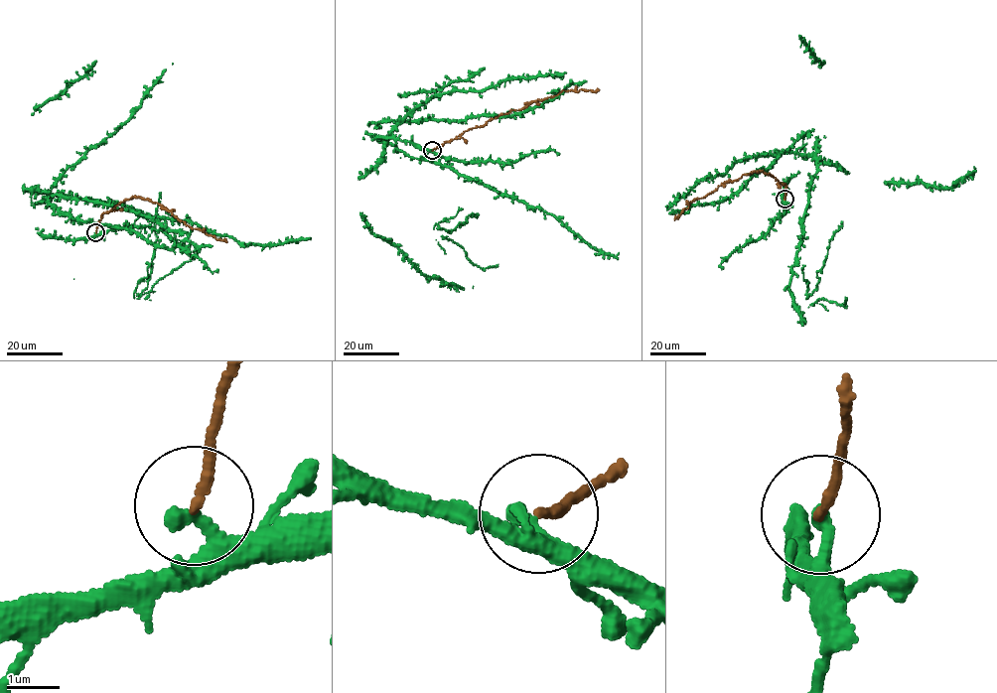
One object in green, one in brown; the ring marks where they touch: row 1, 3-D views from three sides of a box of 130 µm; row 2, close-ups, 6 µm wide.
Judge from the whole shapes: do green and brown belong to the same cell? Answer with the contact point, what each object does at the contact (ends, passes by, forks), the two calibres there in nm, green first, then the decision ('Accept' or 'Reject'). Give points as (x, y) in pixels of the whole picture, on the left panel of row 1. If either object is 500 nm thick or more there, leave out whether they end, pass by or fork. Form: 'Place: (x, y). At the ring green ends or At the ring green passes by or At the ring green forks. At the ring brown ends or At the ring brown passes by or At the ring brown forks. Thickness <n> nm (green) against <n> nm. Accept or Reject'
Place: (95, 232). At the ring green ends. At the ring brown ends. Thickness 320 nm (green) against 180 nm. Reject

